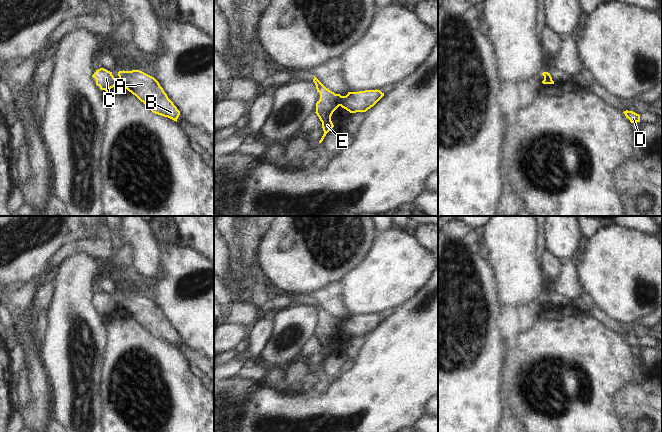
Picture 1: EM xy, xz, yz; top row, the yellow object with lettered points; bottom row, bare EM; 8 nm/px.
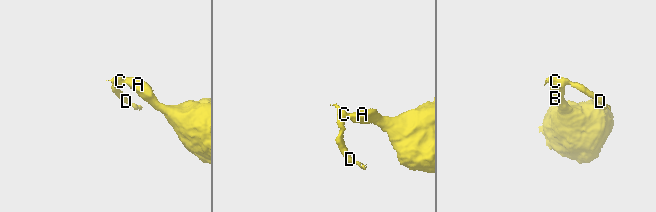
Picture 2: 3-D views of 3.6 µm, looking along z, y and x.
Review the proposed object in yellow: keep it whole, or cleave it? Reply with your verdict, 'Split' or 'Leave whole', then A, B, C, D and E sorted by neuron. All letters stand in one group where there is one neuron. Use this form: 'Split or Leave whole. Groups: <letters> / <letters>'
Split. Groups: A B / C D E

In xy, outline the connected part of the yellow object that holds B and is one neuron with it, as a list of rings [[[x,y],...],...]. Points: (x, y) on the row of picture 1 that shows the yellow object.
[[[140,70],[119,71],[118,76],[118,84],[135,95],[153,113],[177,122],[180,111],[154,77]]]

